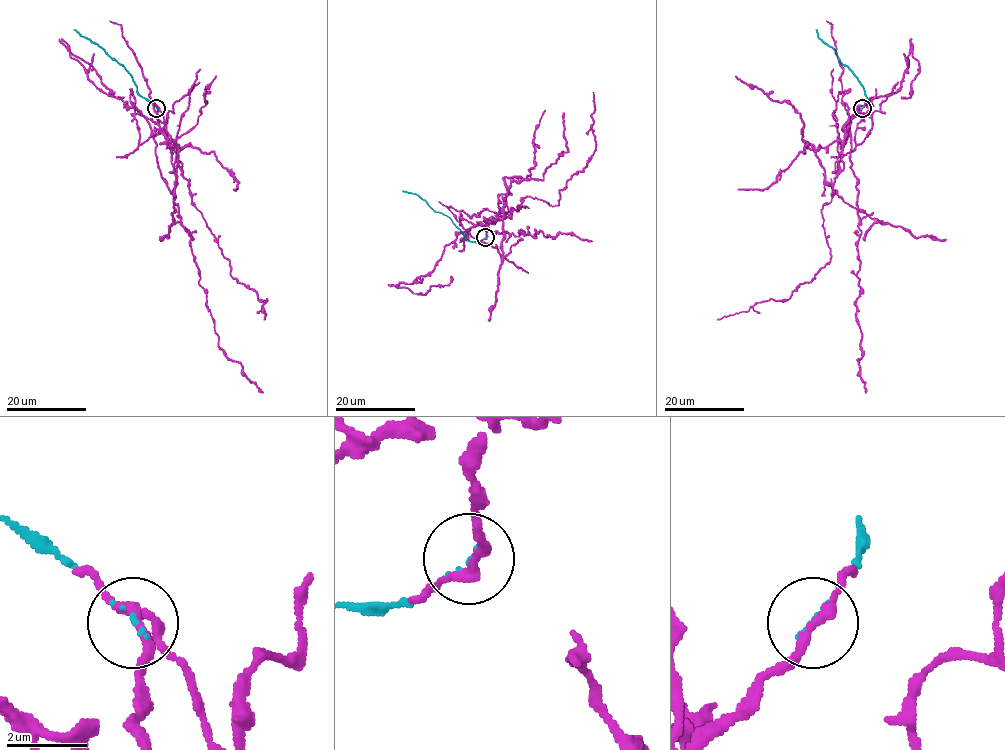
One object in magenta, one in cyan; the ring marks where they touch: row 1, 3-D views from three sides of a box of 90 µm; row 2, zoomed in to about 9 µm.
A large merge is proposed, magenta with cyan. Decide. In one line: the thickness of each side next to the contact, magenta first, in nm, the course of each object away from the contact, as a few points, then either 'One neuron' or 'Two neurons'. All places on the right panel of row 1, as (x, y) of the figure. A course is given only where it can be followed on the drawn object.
Thickness 260 nm (magenta) against 70 nm. Course of magenta: (862, 108), (850, 120), (850, 161), (862, 233), (856, 317), (866, 392). Course of cyan: (862, 108), (867, 102), (863, 85), (818, 36), (816, 29). Two neurons

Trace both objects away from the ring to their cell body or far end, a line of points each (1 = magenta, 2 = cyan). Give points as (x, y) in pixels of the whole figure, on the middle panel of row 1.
1: (485, 237), (486, 226), (476, 225), (518, 237), (541, 231), (591, 241)
2: (485, 237), (480, 242), (470, 242), (448, 217), (435, 212), (417, 195), (402, 191)

